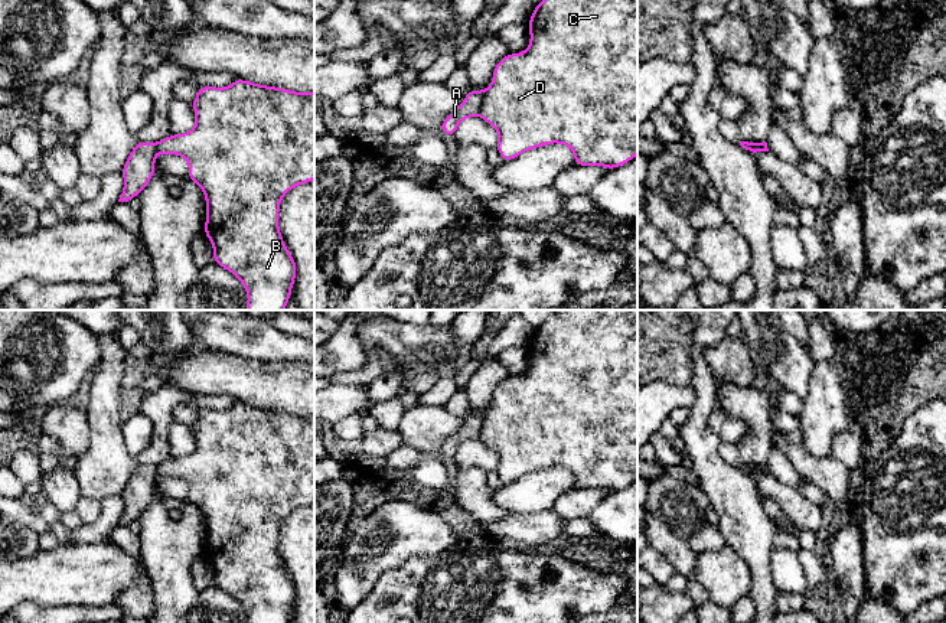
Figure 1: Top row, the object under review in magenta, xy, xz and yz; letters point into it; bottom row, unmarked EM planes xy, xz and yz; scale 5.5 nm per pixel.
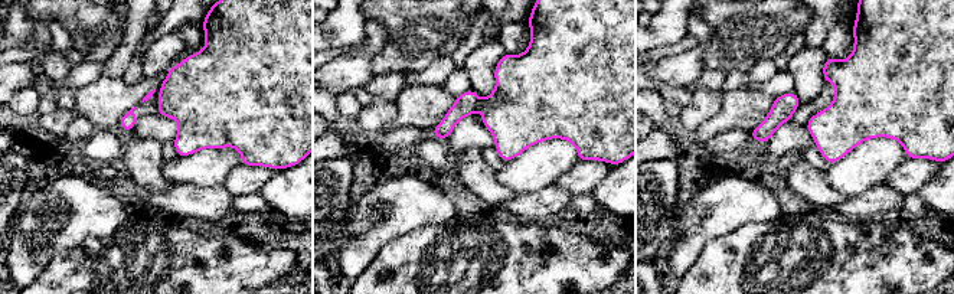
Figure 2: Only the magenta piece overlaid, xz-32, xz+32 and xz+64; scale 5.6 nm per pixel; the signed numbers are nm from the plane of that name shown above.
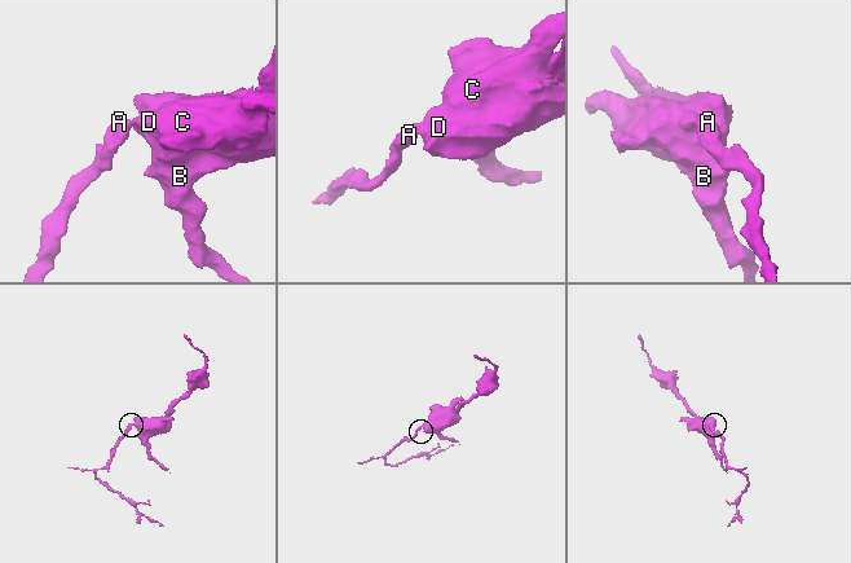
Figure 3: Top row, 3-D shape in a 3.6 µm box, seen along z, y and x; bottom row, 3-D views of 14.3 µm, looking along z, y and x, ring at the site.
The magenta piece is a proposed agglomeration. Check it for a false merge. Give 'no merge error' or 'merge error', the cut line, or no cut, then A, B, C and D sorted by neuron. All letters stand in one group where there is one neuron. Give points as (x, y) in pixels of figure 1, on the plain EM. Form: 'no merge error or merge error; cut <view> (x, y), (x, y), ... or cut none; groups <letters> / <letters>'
merge error; cut xz (483, 416), (478, 437); groups A / B C D

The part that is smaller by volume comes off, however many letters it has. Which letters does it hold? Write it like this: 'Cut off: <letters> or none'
Cut off: A

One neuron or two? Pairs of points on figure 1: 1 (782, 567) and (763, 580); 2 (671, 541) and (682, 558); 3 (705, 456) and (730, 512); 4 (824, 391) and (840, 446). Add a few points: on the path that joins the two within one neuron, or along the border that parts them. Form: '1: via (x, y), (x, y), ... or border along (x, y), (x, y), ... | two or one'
1: border along (770, 550), (770, 577), (779, 591) | two
2: via (671, 545), (679, 554) | one
3: via (713, 470), (730, 491), (730, 498) | one
4: border along (847, 429), (834, 436), (829, 456) | two

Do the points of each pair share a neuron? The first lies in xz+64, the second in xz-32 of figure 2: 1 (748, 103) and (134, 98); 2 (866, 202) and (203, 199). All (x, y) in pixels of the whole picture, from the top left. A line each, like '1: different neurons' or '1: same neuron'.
1: same neuron
2: same neuron

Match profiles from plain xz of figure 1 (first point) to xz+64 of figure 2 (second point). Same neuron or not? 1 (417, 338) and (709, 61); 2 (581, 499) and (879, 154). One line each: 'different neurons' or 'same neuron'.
1: same neuron
2: different neurons

